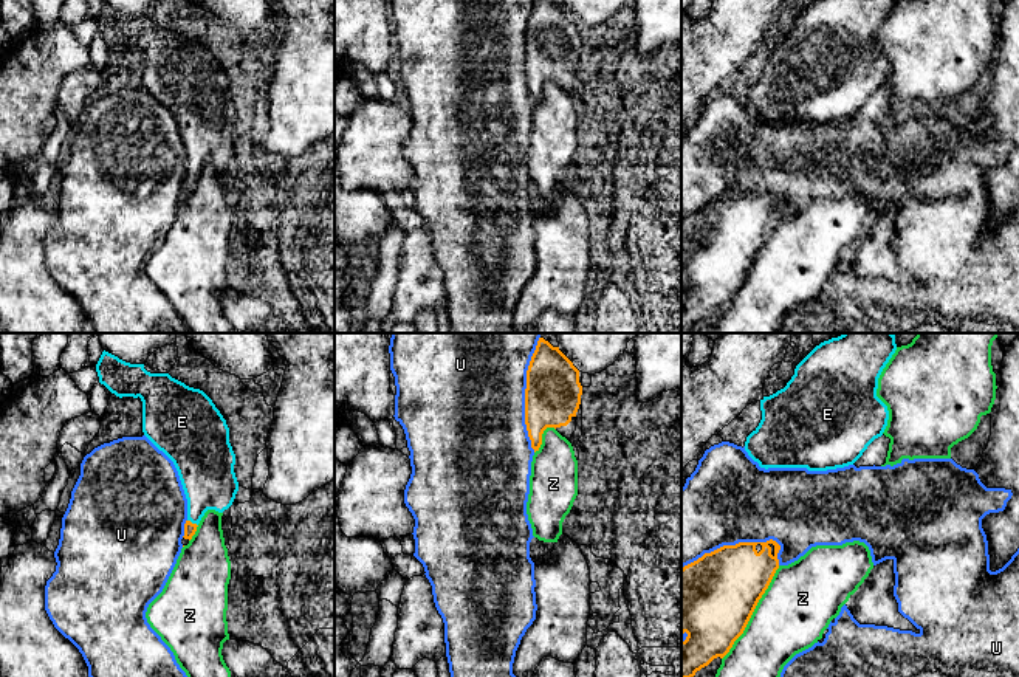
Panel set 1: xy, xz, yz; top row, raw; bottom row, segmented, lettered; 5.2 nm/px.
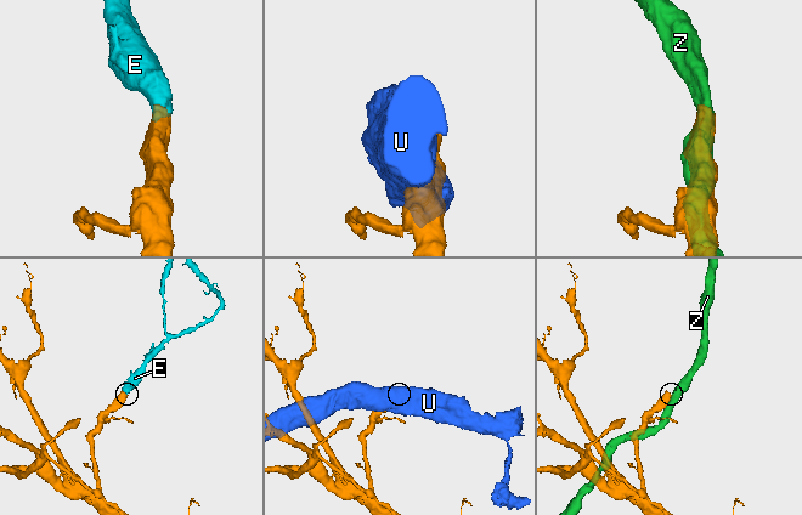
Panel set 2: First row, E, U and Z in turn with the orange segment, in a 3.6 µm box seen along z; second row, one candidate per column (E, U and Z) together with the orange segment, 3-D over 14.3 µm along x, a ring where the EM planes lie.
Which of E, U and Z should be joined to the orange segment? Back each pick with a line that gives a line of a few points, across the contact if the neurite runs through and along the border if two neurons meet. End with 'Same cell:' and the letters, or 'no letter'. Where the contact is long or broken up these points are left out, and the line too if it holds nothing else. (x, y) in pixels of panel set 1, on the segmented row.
E: xy (189, 529), (191, 522), (208, 487), (208, 477)
Same cell: E

